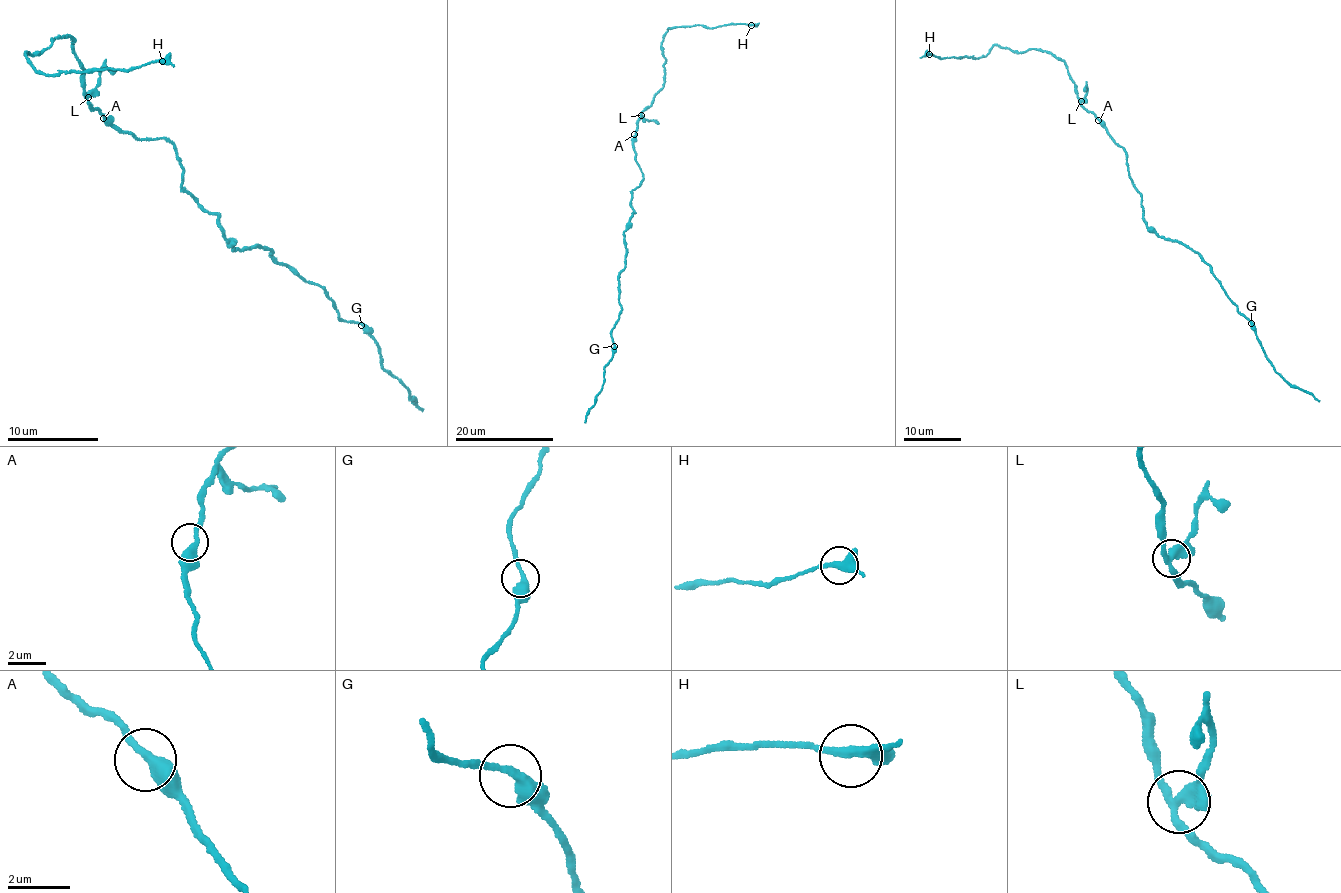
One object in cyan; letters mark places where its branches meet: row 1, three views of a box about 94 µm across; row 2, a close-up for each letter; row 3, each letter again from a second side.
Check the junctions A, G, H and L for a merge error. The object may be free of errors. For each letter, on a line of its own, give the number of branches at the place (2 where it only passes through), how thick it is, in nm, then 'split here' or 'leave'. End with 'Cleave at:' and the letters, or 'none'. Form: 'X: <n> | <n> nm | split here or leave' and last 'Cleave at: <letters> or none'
A: 2 | 380 nm | leave
G: 2 | 360 nm | leave
H: 3 | 320 nm | leave
L: 3 | 320 nm | split here
Cleave at: L

